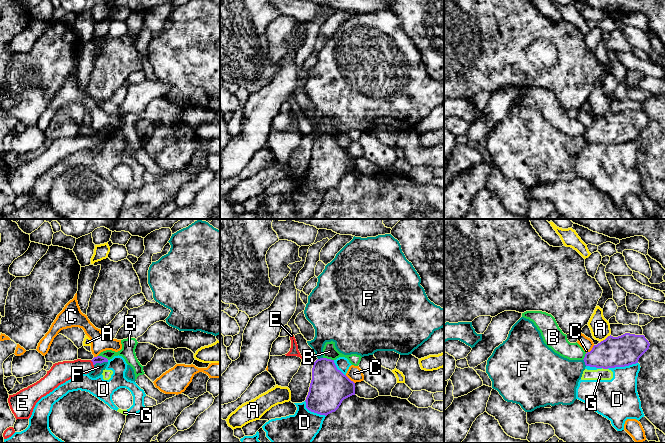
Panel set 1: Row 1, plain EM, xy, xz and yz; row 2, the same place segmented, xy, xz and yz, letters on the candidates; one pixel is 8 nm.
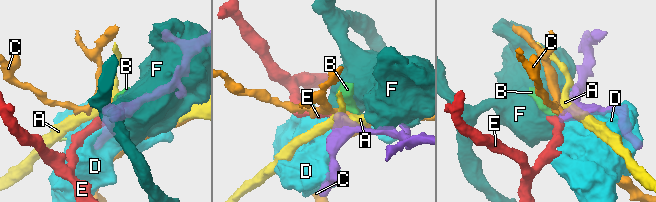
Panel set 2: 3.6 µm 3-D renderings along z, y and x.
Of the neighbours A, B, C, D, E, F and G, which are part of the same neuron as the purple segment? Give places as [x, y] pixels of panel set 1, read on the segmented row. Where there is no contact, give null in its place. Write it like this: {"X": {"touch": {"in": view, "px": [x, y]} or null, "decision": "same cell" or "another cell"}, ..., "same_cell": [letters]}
{"A": {"touch": {"in": "yz", "px": [606, 338]}, "decision": "another cell"}, "B": {"touch": {"in": "xz", "px": [328, 359]}, "decision": "another cell"}, "C": {"touch": {"in": "yz", "px": [591, 350]}, "decision": "another cell"}, "D": {"touch": {"in": "yz", "px": [622, 366]}, "decision": "another cell"}, "E": {"touch": {"in": "xy", "px": [93, 363]}, "decision": "same cell"}, "F": {"touch": {"in": "xy", "px": [100, 363]}, "decision": "another cell"}, "G": {"touch": {"in": "yz", "px": [605, 368]}, "decision": "another cell"}, "same_cell": ["E"]}

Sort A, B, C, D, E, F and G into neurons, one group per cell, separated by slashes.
A / B / C / D G / E / F

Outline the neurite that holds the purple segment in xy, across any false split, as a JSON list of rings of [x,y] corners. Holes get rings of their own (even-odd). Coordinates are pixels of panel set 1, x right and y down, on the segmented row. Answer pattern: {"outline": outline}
{"outline": [[[102,356],[92,360],[77,359],[53,364],[47,374],[36,383],[9,395],[8,403],[12,413],[17,419],[29,419],[36,403],[44,396],[52,392],[59,385],[81,374],[87,374],[94,369],[96,363],[108,362]]]}

